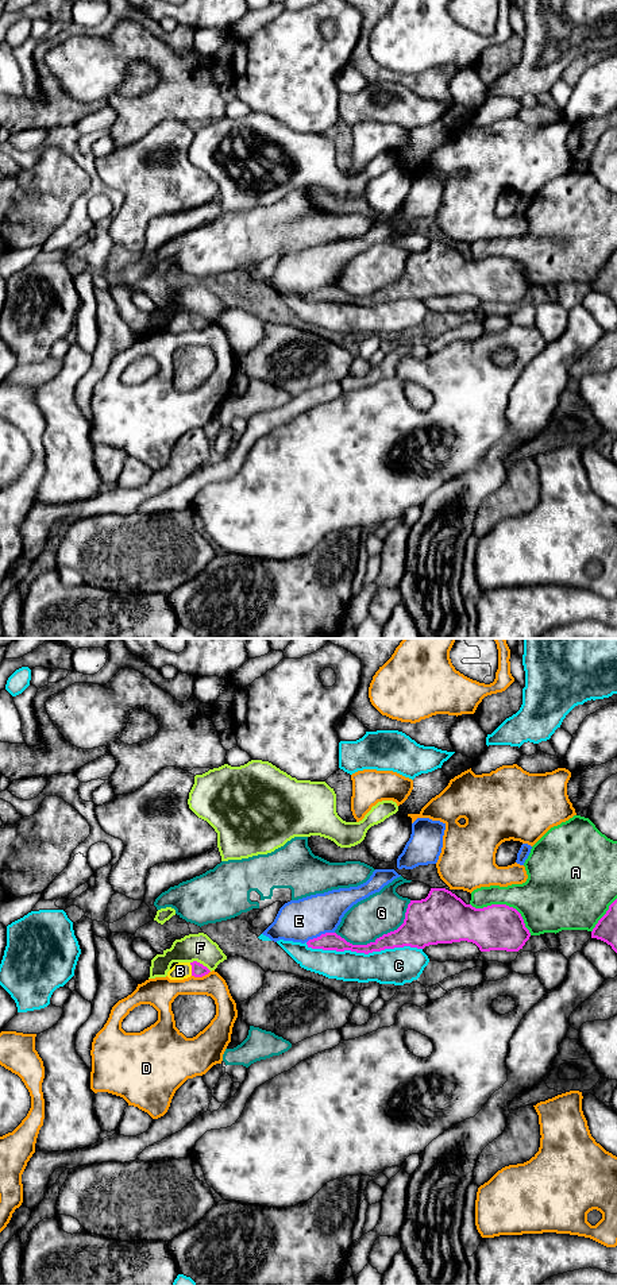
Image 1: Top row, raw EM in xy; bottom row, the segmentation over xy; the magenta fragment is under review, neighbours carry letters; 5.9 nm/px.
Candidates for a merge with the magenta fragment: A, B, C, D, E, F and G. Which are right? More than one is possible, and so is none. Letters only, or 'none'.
B

